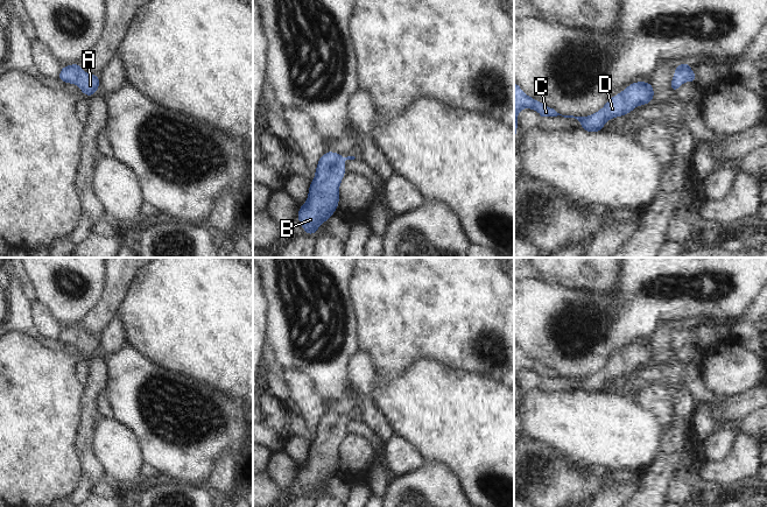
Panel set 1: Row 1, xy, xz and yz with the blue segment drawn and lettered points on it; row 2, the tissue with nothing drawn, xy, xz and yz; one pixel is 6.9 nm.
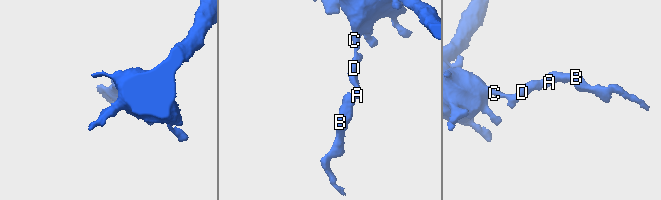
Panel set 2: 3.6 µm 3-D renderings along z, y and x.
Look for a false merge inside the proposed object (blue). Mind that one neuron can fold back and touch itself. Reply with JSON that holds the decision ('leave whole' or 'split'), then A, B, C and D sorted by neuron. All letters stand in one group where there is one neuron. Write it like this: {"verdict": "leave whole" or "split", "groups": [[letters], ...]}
{"verdict": "leave whole", "groups": [["A", "B", "C", "D"]]}

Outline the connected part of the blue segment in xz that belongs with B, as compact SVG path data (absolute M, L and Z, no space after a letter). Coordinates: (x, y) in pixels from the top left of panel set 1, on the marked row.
M331 150L319 157L315 178L309 185L308 199L297 212L298 223L307 235L315 235L319 226L338 210L339 185L346 172L345 161L354 159L343 157Z

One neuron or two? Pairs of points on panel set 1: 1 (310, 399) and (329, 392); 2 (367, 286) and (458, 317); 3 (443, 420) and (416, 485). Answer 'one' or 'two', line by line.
1: two
2: one
3: two

